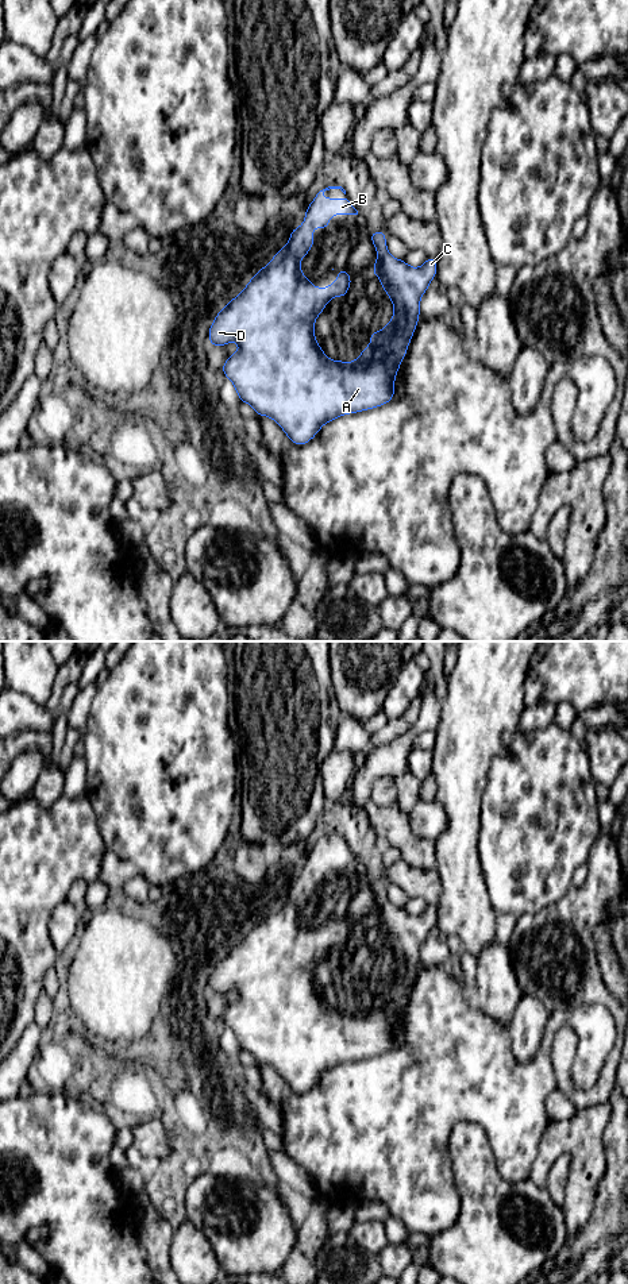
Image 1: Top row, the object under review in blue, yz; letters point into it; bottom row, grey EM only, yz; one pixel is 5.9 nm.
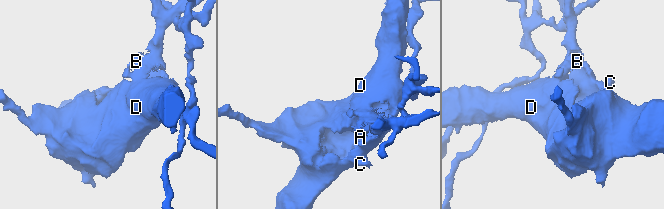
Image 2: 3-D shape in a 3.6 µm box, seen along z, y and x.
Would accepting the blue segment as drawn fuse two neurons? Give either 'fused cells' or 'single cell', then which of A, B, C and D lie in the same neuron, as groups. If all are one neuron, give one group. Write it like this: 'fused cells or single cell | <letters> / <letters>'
single cell | A B C D

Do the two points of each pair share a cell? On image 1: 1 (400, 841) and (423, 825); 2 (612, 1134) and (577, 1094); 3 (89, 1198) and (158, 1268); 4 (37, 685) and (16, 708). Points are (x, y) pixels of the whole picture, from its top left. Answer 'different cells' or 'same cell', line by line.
1: different cells
2: different cells
3: different cells
4: different cells

